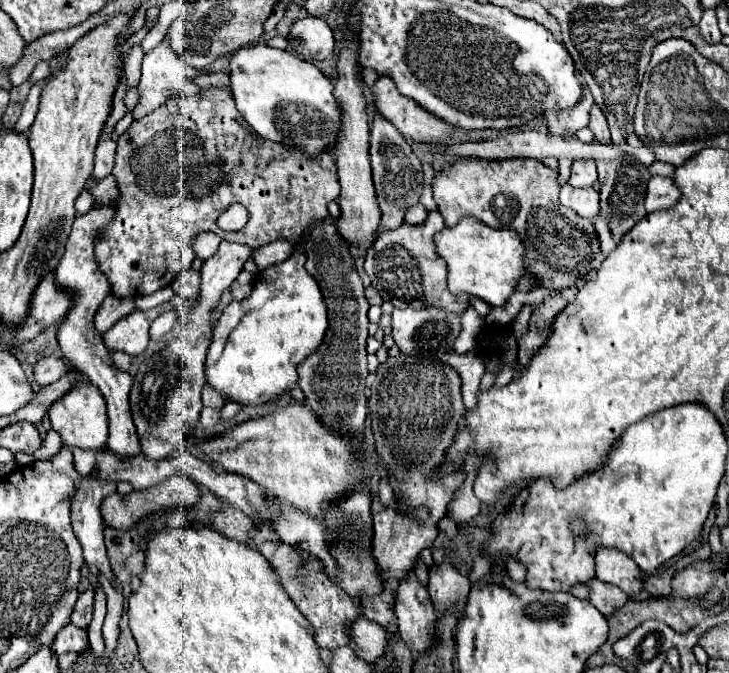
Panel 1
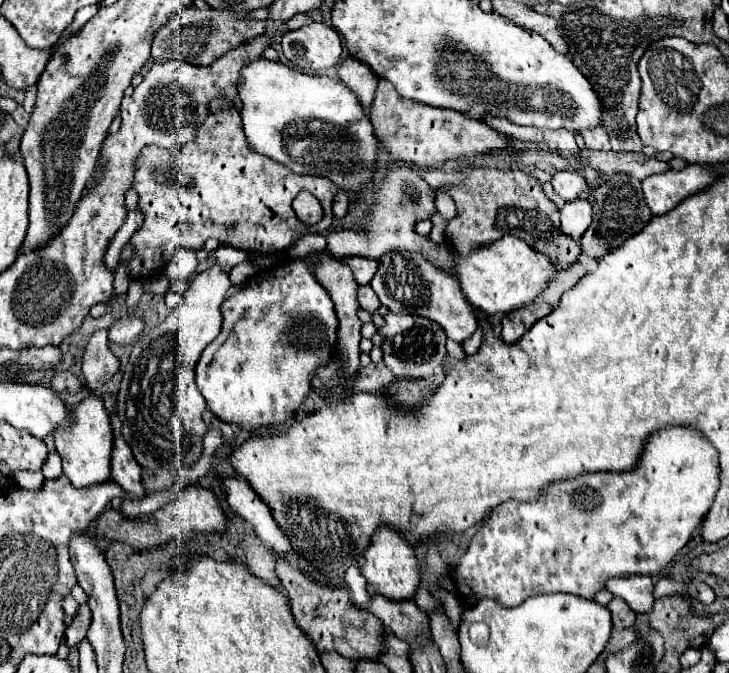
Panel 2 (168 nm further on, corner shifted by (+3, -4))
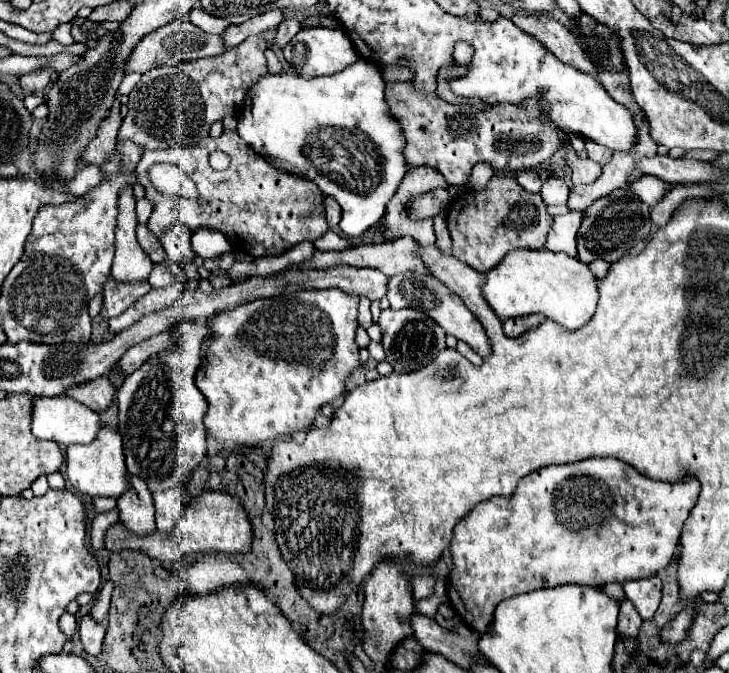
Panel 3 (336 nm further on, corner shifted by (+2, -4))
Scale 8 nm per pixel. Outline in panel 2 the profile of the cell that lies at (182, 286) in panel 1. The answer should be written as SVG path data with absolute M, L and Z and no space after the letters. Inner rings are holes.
M182 246L182 250L176 250L172 262L166 268L166 274L170 276L172 282L190 280L190 276L196 270L196 264L198 264L196 250L186 250L186 246Z

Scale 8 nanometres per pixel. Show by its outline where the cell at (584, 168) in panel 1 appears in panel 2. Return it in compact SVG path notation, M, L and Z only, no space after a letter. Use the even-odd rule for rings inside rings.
M562 170L562 172L556 172L550 180L554 192L558 196L562 196L564 200L576 200L580 192L586 190L586 178L578 172L568 172L568 170Z

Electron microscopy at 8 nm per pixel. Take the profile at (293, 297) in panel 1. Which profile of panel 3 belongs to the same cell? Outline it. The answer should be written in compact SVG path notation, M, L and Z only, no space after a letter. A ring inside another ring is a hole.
M303 290L279 298L259 298L233 310L215 314L209 322L213 334L207 348L207 364L197 370L195 384L209 402L205 414L207 434L229 448L259 446L277 436L309 428L317 410L345 392L345 378L359 366L355 344L359 298L347 298L341 290Z

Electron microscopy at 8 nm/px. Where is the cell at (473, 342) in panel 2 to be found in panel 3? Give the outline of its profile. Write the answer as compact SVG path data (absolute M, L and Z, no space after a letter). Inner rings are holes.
M457 342L457 352L463 354L463 356L465 356L469 362L473 362L475 366L479 366L479 364L483 362L483 358L481 358L469 344L465 344L465 342Z

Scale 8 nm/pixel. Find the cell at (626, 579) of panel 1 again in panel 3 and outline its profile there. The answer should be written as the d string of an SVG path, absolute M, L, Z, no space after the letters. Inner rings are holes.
M647 576L641 580L625 582L623 590L627 594L627 600L631 600L641 614L643 620L651 618L659 606L661 600L661 580L657 576Z

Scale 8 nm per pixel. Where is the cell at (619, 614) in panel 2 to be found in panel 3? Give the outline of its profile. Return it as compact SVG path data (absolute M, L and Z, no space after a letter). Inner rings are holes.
M621 600L621 604L619 604L619 626L617 626L617 630L621 634L635 636L639 632L641 622L643 620L641 620L639 612L635 610L635 606L629 600Z

